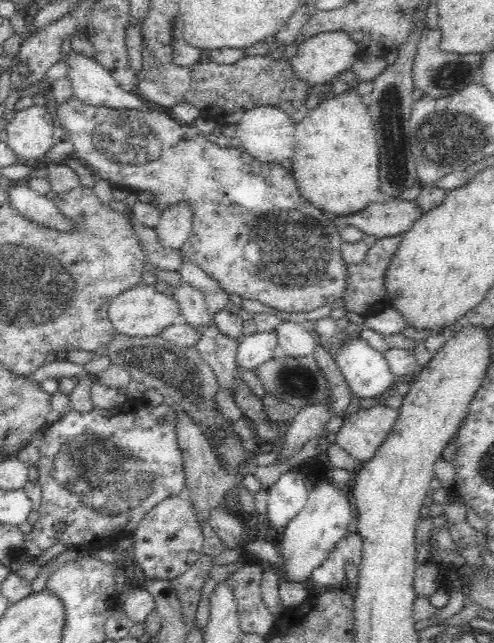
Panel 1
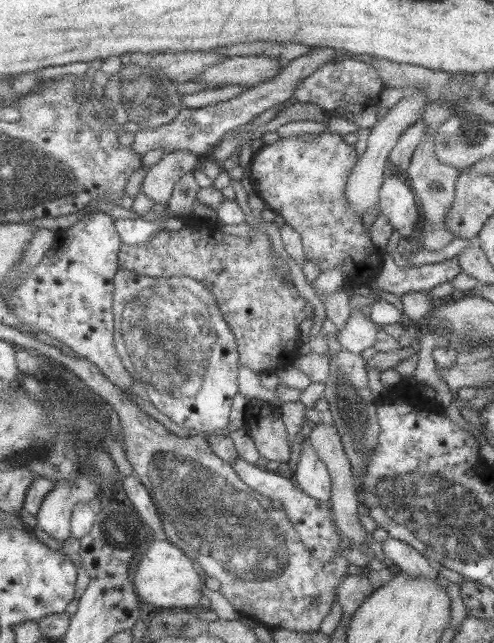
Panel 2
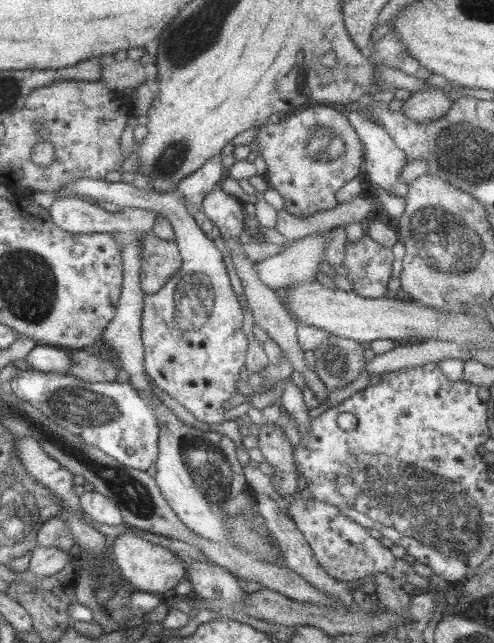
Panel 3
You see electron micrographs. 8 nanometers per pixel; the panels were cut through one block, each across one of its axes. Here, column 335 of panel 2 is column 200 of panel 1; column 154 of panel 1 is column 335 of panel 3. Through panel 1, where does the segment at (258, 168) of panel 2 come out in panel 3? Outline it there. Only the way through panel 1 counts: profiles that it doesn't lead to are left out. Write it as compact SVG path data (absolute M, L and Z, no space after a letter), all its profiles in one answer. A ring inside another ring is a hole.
M323 104L301 106L299 109L282 116L279 123L267 122L257 127L254 135L257 148L266 167L262 178L268 186L275 189L283 199L282 208L289 215L307 218L313 213L321 213L337 206L335 192L346 182L357 176L364 161L362 142L344 113Z

